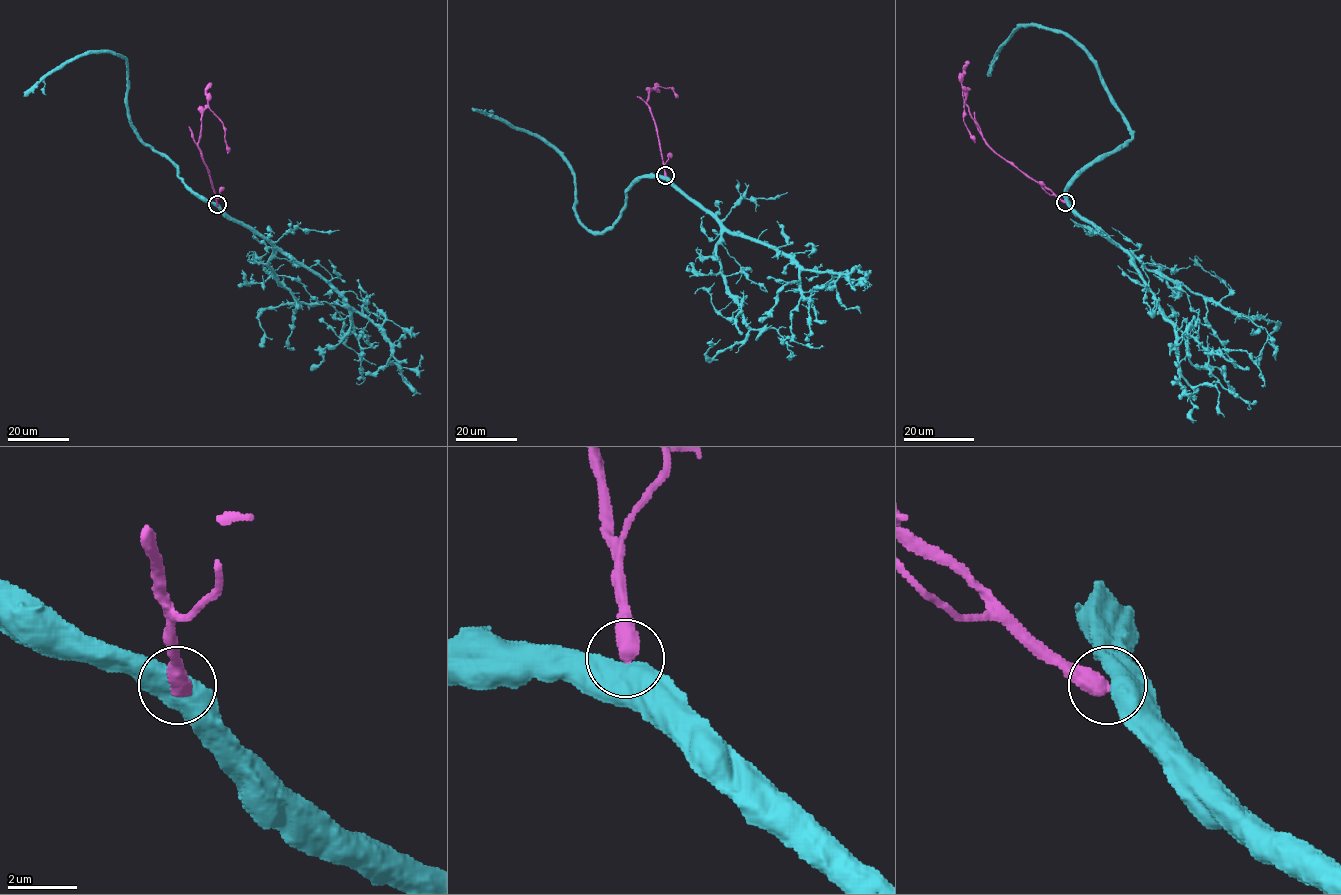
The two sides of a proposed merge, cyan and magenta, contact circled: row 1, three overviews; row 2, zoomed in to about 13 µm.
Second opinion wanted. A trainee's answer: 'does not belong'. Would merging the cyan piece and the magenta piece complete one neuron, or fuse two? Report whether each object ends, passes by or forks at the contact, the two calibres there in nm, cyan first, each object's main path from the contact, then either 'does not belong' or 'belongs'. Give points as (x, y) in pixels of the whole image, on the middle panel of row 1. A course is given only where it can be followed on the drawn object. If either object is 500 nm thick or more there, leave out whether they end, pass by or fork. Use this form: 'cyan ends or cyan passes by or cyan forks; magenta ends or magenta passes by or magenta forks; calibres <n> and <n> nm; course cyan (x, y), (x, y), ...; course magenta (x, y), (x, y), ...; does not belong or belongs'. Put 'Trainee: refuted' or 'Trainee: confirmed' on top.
Trainee: confirmed
calibres 800 and 550 nm; course cyan (665, 176), (643, 176), (626, 193), (619, 218), (591, 232), (575, 212), (571, 166), (537, 137), (471, 108); course magenta (665, 176), (659, 140), (646, 101), (649, 90), (656, 87), (672, 87), (675, 97); does not belong

